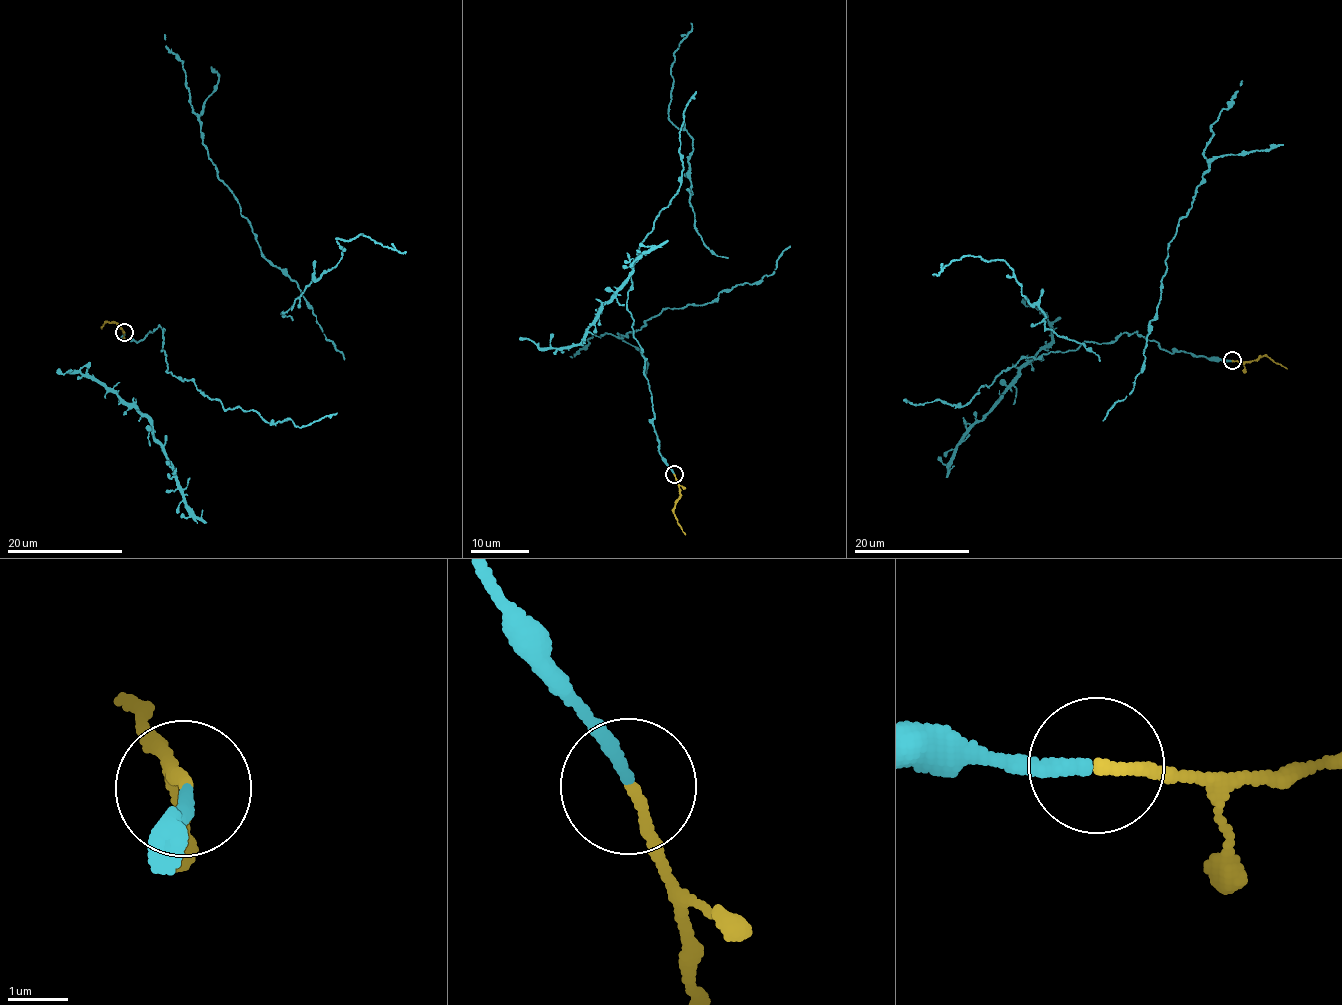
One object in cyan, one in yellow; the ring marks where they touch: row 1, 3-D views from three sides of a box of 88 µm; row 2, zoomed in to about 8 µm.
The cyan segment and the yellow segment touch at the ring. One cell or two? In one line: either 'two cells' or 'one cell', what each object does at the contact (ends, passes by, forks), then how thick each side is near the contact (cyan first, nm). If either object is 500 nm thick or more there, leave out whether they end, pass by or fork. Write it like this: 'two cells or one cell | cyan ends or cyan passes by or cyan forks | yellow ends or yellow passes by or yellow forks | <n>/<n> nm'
two cells | cyan ends | yellow ends | 200/170 nm

